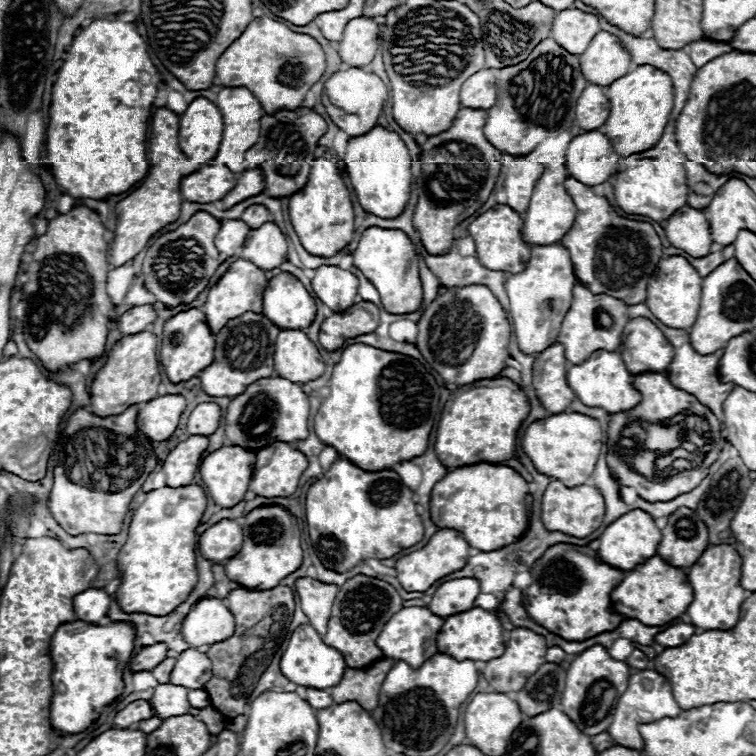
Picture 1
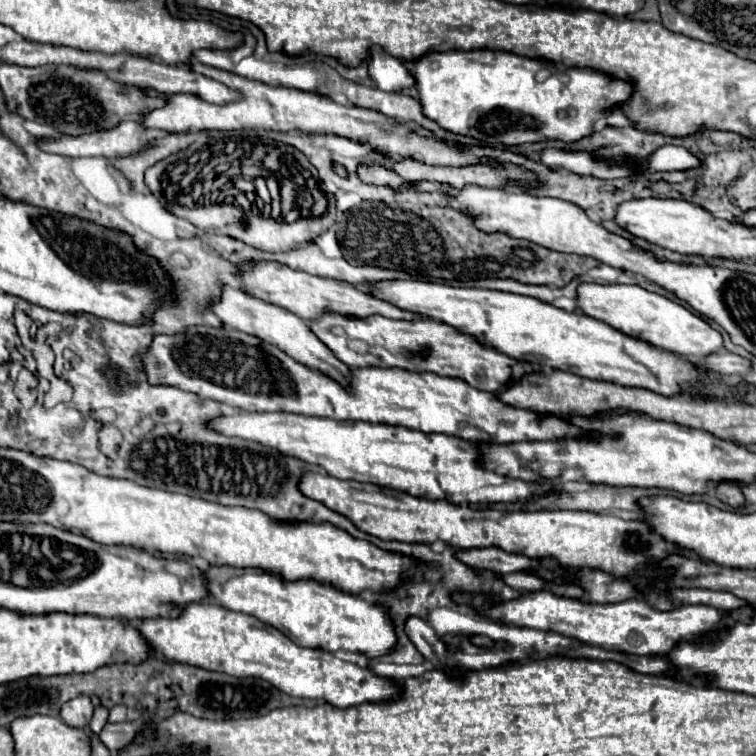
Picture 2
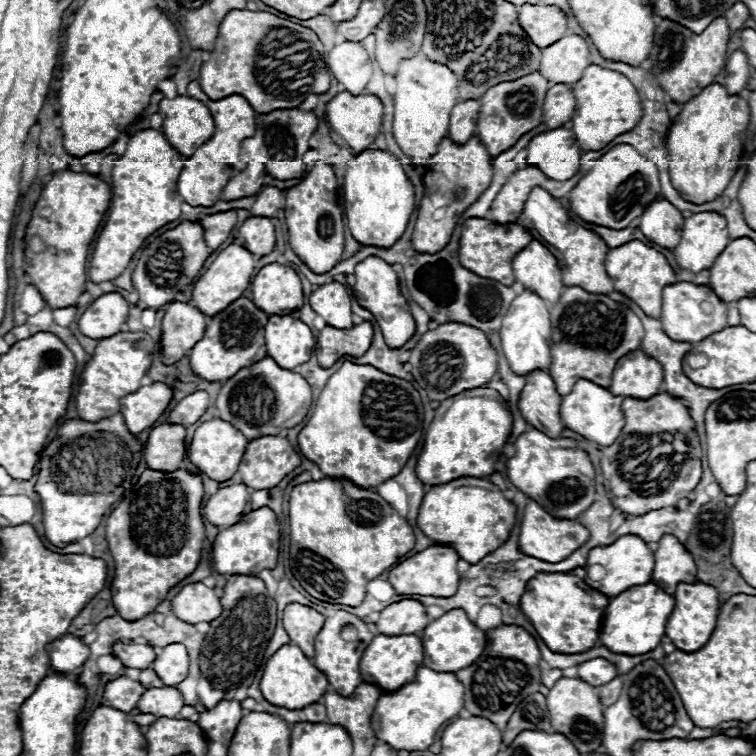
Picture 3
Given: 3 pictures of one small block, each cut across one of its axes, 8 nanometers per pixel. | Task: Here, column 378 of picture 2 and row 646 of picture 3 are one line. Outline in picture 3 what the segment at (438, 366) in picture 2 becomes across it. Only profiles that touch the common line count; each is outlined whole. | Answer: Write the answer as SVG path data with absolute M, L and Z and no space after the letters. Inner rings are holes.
M338 610L334 616L326 618L322 630L316 636L316 656L312 658L312 662L318 670L326 674L328 682L338 694L350 696L356 686L364 682L360 674L360 658L370 644L370 638L374 638L374 634L368 630L368 624L350 612Z

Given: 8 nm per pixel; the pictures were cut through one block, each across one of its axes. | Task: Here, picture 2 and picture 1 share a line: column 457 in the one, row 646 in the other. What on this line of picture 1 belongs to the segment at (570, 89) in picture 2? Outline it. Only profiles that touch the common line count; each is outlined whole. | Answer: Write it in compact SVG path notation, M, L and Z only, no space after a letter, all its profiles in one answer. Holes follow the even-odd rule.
M76 620L76 622L66 622L56 630L56 634L52 636L52 642L50 642L50 654L52 654L52 662L54 662L54 670L52 670L54 694L50 700L50 726L56 732L66 736L66 734L78 734L78 732L86 730L102 714L102 708L106 704L110 704L116 696L122 694L122 690L124 690L122 672L132 656L134 638L136 638L134 626L124 624L124 622L112 622L108 626L98 626L98 624L88 624L88 622Z

